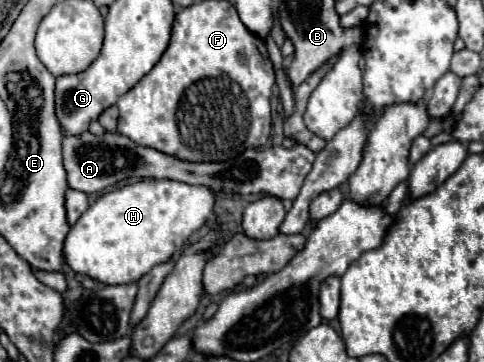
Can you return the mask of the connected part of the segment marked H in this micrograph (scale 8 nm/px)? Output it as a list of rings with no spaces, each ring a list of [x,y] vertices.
[[[145,179],[113,191],[103,193],[71,227],[63,255],[75,273],[83,273],[105,285],[127,285],[149,273],[155,265],[165,263],[177,249],[181,249],[211,217],[213,193],[203,185],[189,185],[171,179]]]

